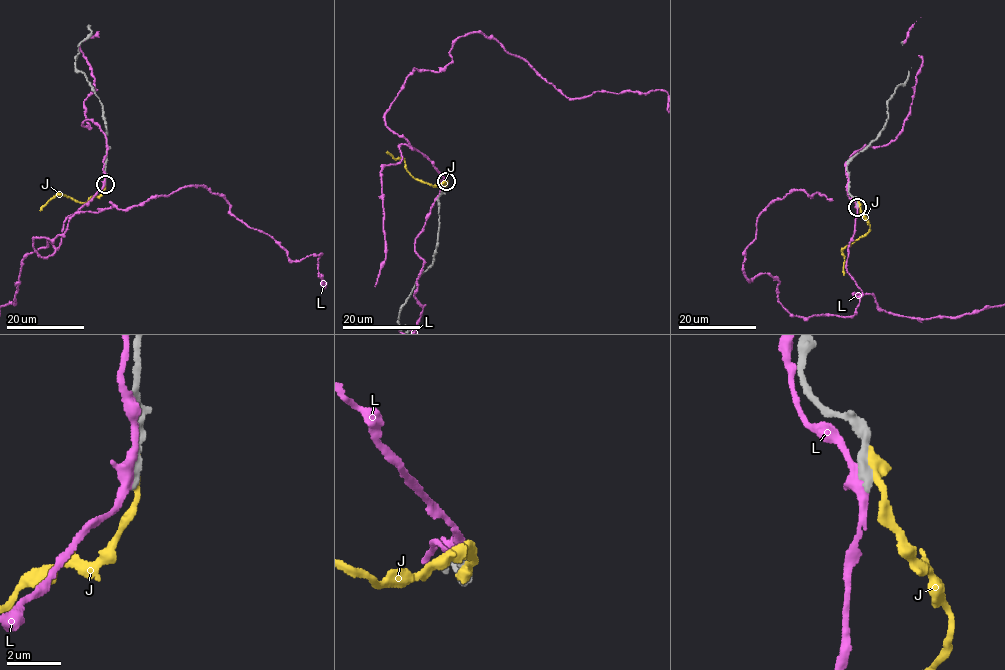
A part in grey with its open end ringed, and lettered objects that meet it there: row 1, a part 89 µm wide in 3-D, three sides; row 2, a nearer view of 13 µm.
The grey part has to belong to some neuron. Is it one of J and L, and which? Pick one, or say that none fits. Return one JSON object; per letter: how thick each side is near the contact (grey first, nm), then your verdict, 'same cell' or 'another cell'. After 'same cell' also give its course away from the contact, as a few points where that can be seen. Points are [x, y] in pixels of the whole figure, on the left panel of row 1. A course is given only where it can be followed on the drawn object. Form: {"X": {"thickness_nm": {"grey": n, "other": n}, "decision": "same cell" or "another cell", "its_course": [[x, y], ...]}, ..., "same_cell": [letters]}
{"J": {"thickness_nm": {"grey": 500, "other": 480}, "decision": "another cell"}, "L": {"thickness_nm": {"grey": 480, "other": 440}, "decision": "another cell"}, "same_cell": []}

